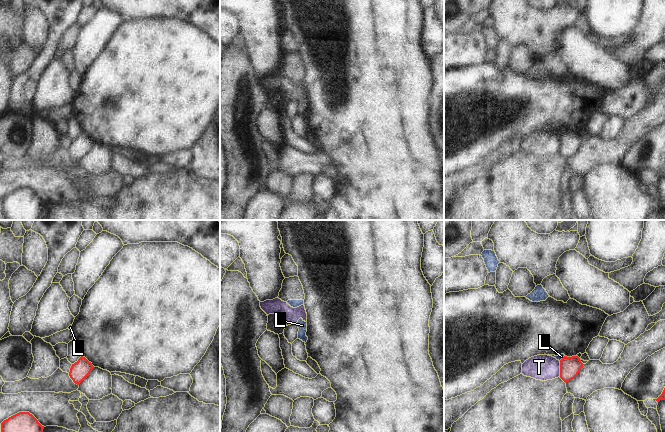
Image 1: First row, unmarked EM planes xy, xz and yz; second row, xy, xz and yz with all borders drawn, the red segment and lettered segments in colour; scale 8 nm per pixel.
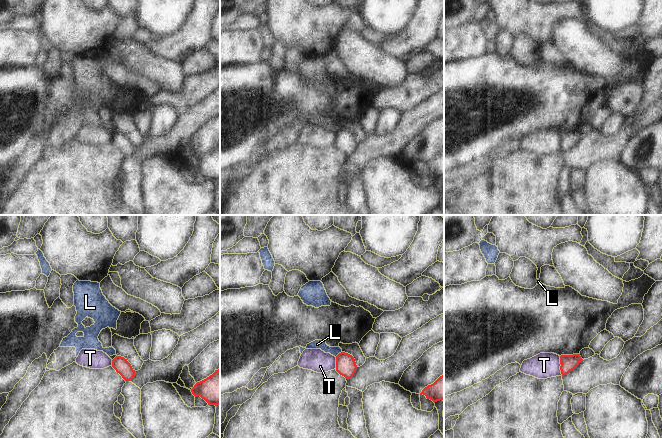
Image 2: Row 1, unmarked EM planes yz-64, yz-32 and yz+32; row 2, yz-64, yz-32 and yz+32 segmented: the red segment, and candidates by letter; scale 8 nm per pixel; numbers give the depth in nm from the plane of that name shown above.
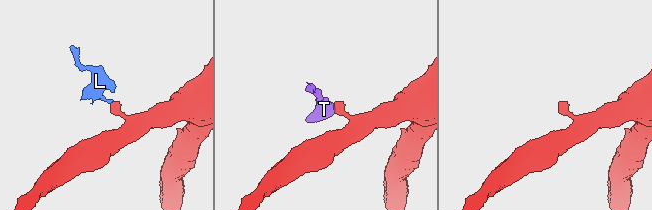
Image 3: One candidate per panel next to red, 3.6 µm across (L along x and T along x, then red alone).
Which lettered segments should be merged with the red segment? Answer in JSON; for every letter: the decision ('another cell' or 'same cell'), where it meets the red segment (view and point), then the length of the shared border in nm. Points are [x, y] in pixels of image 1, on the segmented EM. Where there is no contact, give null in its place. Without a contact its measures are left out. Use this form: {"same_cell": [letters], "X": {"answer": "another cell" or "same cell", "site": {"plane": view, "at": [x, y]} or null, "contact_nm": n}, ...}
{"same_cell": [], "L": {"answer": "another cell", "site": {"plane": "yz", "at": [562, 358]}, "contact_nm": 60}, "T": {"answer": "another cell", "site": {"plane": "yz", "at": [560, 369]}, "contact_nm": 130}}

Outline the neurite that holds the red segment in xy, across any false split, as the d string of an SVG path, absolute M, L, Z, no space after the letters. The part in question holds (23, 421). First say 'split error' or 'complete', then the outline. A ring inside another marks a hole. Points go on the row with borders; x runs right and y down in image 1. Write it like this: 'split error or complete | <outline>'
complete | M19 412L1 423L1 432L43 432L43 429L29 412Z

